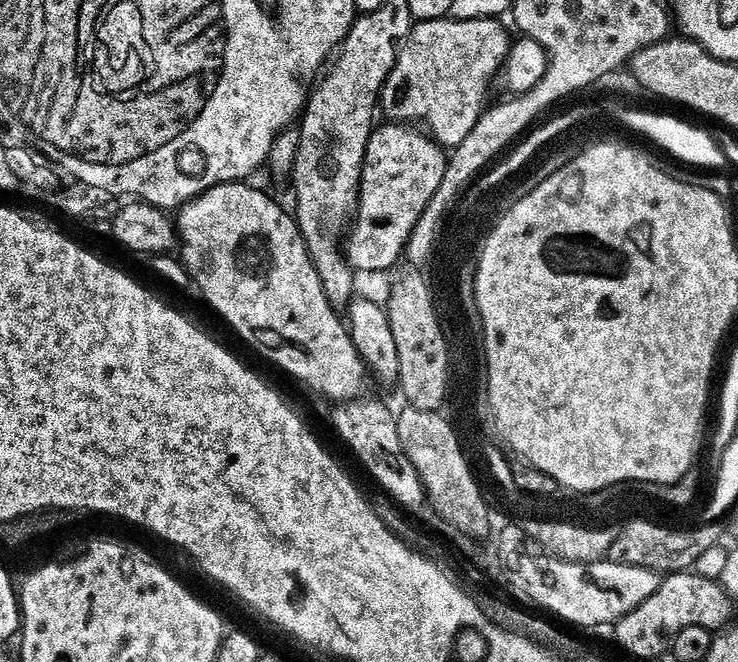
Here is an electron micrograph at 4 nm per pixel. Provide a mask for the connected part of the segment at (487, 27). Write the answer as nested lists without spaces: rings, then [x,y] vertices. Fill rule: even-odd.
[[[441,18],[419,21],[396,53],[394,70],[386,78],[384,89],[380,92],[379,111],[385,112],[389,121],[409,126],[423,126],[446,150],[459,149],[460,144],[466,142],[466,138],[484,115],[489,103],[488,91],[492,88],[492,79],[499,72],[501,75],[508,58],[510,39],[508,40],[508,32],[500,23],[501,21],[496,18]]]

